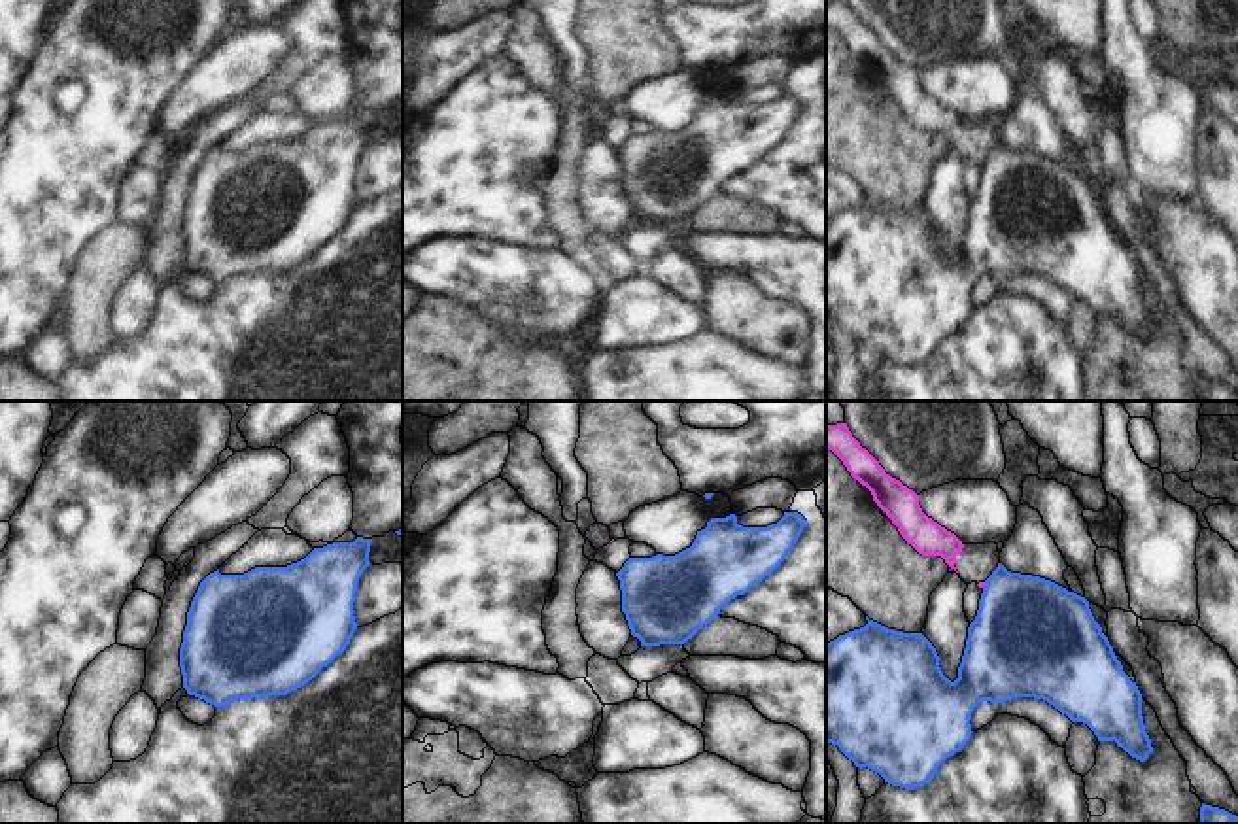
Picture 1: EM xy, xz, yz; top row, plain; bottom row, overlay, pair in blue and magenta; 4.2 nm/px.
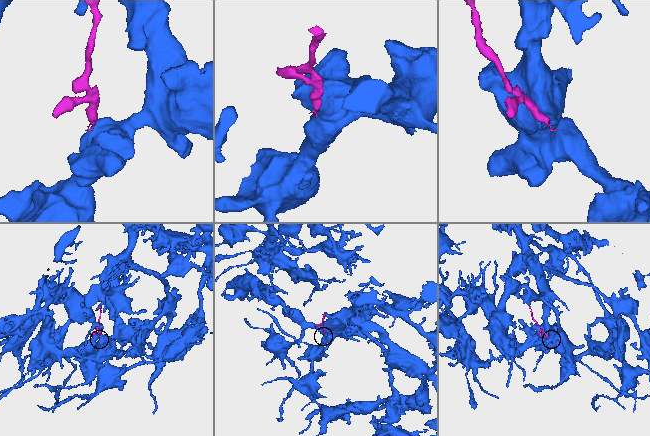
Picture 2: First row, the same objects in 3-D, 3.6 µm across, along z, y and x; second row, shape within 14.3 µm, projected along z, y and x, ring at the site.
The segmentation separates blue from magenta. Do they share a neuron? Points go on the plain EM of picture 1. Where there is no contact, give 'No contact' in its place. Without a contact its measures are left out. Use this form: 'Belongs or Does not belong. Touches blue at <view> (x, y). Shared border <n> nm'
Does not belong. Touches blue at yz (985, 161). Shared border 30 nm.

